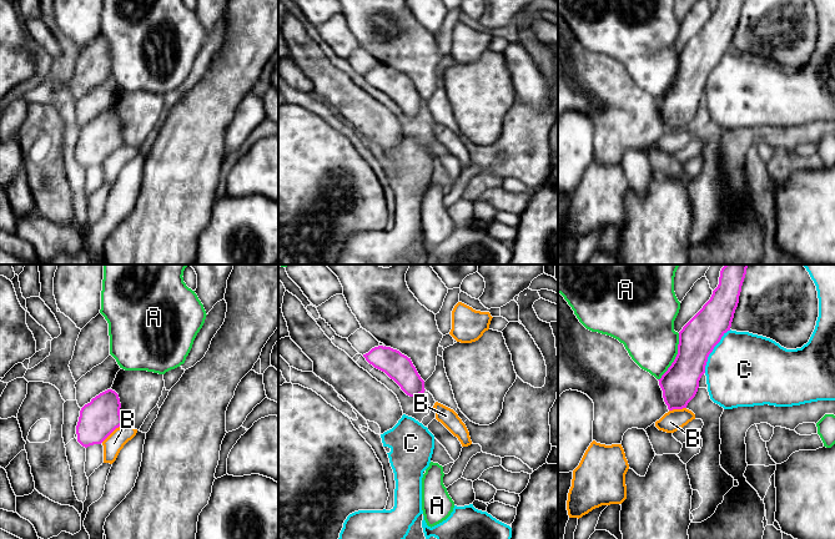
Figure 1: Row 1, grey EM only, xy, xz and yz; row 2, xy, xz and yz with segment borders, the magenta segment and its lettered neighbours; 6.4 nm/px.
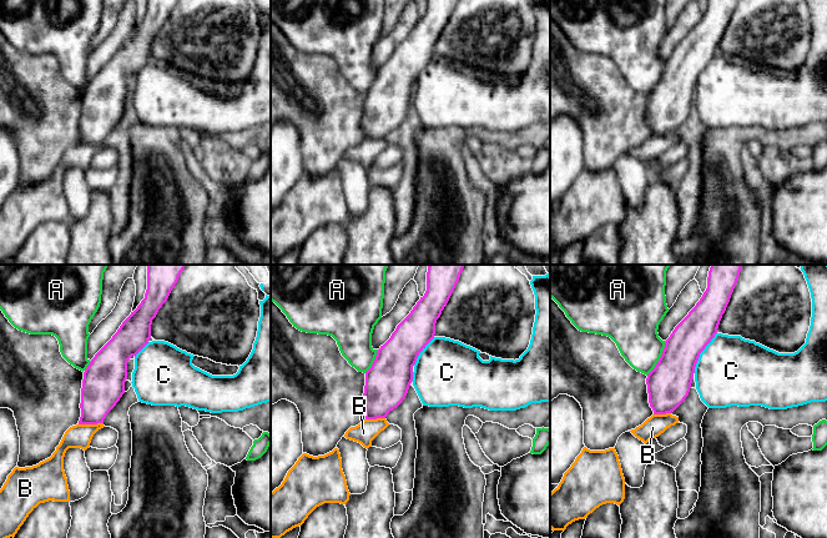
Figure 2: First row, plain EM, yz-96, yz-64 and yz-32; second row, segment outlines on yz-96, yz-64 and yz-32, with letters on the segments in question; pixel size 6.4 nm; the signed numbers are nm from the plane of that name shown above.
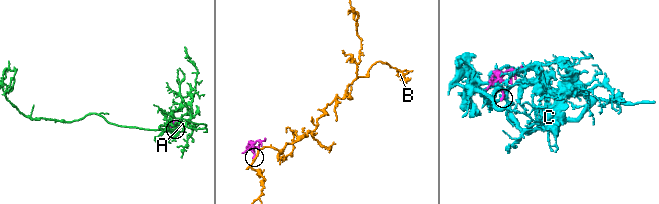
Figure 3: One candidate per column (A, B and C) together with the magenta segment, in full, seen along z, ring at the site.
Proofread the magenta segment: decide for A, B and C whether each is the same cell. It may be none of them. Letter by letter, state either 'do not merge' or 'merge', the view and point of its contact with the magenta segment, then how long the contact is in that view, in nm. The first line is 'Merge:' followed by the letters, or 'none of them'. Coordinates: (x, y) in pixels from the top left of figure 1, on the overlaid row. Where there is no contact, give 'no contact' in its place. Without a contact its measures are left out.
Merge: none of them
A: do not merge; contact yz (675, 357); length 340 nm
B: do not merge; contact xy (111, 432); length 180 nm
C: do not merge; contact yz (712, 351); length 320 nm

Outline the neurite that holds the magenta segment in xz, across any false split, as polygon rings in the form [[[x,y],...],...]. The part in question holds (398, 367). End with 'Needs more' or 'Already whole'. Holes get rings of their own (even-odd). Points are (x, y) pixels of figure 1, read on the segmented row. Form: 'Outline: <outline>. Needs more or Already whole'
Outline: [[[326,265],[339,279],[348,307],[361,327],[382,344],[363,354],[374,368],[384,372],[409,397],[424,393],[424,382],[433,374],[437,366],[438,347],[443,338],[436,314],[422,306],[409,291],[406,273],[411,265],[393,265],[389,268],[378,265]]]. Needs more

